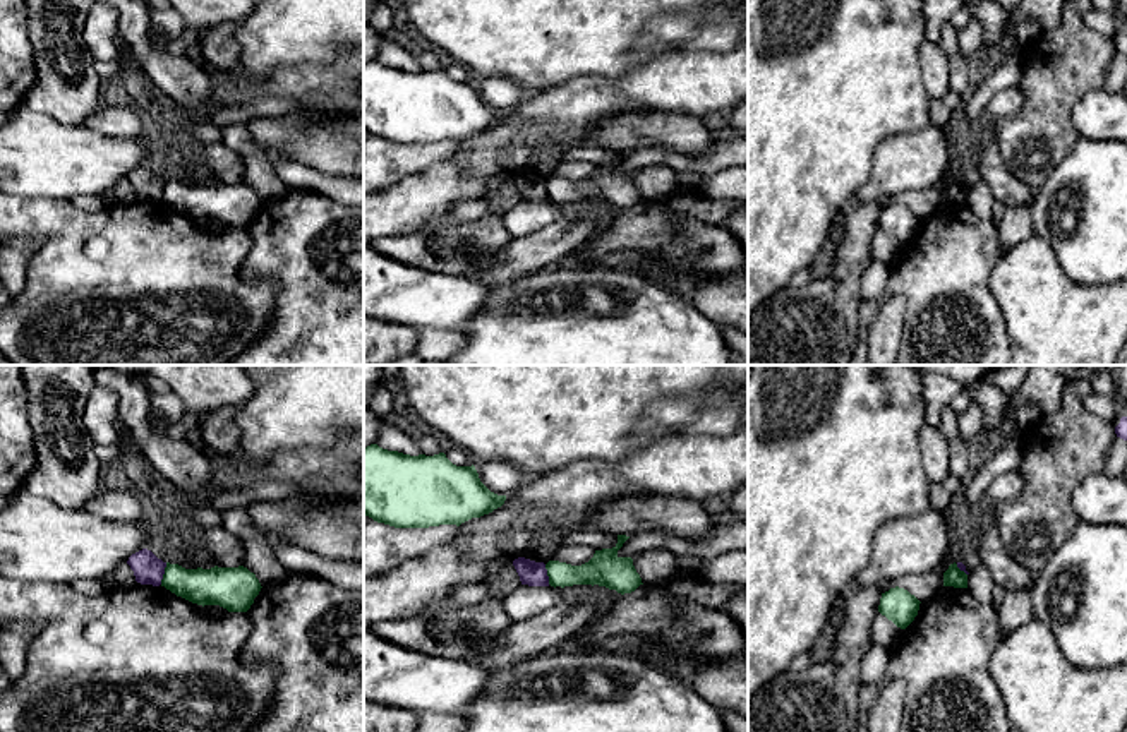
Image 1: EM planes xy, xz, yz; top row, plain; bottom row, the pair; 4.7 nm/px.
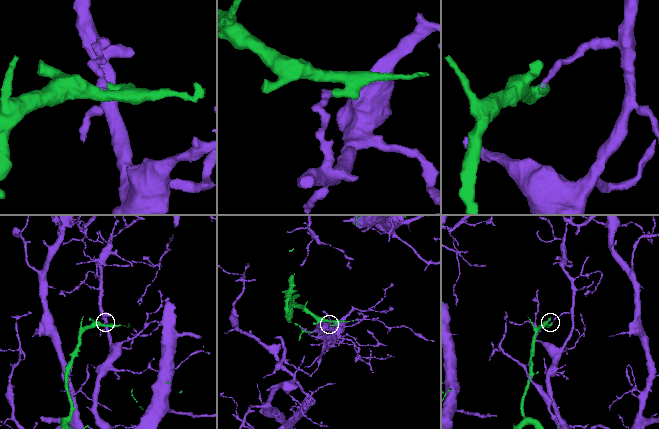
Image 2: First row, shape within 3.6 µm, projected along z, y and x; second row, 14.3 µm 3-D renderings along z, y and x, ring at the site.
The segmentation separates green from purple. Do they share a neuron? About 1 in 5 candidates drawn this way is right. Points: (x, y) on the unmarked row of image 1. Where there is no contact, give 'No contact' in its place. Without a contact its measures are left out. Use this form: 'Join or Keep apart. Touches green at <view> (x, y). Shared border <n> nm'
Keep apart. Touches green at xy (165, 189). Shared border 110 nm

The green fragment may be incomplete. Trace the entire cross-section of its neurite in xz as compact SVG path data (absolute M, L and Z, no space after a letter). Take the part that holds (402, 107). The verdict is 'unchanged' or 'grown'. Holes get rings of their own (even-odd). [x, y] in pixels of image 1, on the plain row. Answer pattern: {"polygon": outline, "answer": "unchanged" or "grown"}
{"polygon": "M377 60L364 63L364 130L395 144L429 144L480 134L501 123L506 111L491 108L475 82L456 82L444 69L410 72Z", "answer": "unchanged"}

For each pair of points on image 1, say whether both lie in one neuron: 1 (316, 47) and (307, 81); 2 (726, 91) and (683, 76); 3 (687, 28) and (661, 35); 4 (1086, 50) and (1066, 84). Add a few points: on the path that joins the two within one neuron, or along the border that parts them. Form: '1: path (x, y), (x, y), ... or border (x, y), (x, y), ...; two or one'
1: border (345, 50), (326, 64), (277, 66), (273, 69); two
2: path (716, 84), (693, 83); one
3: path (680, 28), (668, 30); one
4: path (1078, 59), (1066, 71), (1066, 76); one

